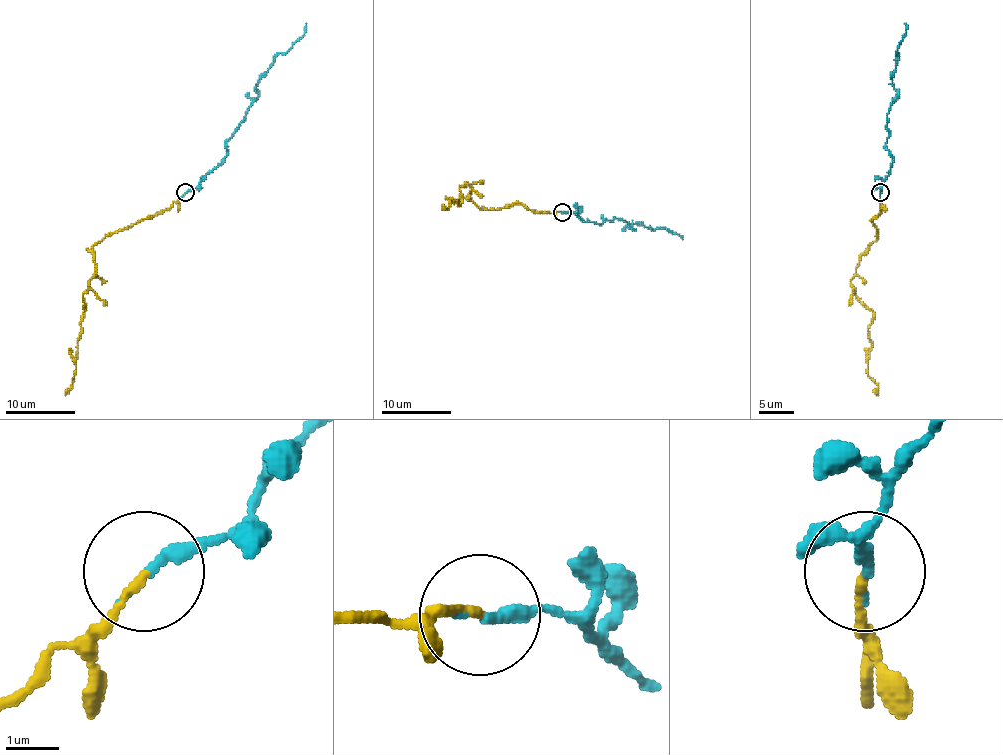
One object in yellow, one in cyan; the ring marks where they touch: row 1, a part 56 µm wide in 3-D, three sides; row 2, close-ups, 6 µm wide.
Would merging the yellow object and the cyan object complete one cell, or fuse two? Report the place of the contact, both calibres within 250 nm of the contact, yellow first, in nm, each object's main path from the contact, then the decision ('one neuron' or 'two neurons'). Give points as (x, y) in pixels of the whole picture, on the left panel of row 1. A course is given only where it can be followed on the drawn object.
(185, 192) | 130/240 nm | yellow via (185, 193), (169, 208), (109, 232), (93, 246), (95, 276), (83, 296), (76, 374), (65, 395) | cyan via (185, 193), (195, 187), (226, 155), (226, 142), (257, 96), (257, 80), (276, 56), (304, 33), (306, 23) | one neuron

